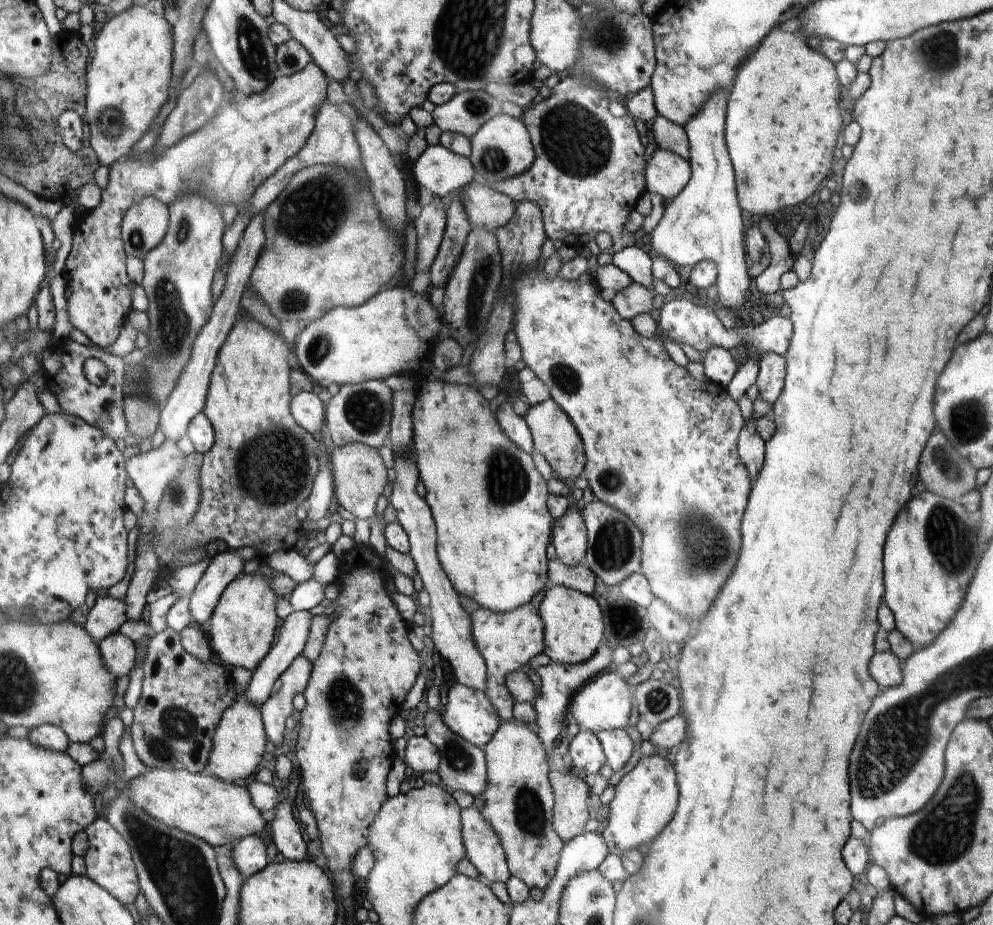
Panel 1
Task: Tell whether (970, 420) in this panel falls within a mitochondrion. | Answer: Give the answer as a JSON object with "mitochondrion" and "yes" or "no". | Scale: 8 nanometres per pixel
{"mitochondrion":"yes"}

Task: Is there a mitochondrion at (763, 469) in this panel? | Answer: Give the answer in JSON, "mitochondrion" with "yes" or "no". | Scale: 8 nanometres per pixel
{"mitochondrion":"no"}

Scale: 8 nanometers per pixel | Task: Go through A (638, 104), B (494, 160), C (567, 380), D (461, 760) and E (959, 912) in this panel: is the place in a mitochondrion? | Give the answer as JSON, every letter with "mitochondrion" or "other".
{"A":"other","B":"mitochondrion","C":"mitochondrion","D":"mitochondrion","E":"other"}

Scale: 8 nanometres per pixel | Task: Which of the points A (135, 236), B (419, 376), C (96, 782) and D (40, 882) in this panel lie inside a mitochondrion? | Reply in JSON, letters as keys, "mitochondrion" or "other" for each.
{"A":"mitochondrion","B":"other","C":"mitochondrion","D":"other"}

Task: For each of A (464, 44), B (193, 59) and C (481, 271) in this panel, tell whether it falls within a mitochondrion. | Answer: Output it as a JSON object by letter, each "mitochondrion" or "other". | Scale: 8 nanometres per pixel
{"A":"mitochondrion","B":"other","C":"mitochondrion"}

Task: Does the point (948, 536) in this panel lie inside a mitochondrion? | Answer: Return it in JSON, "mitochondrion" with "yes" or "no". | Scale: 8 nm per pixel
{"mitochondrion":"yes"}

